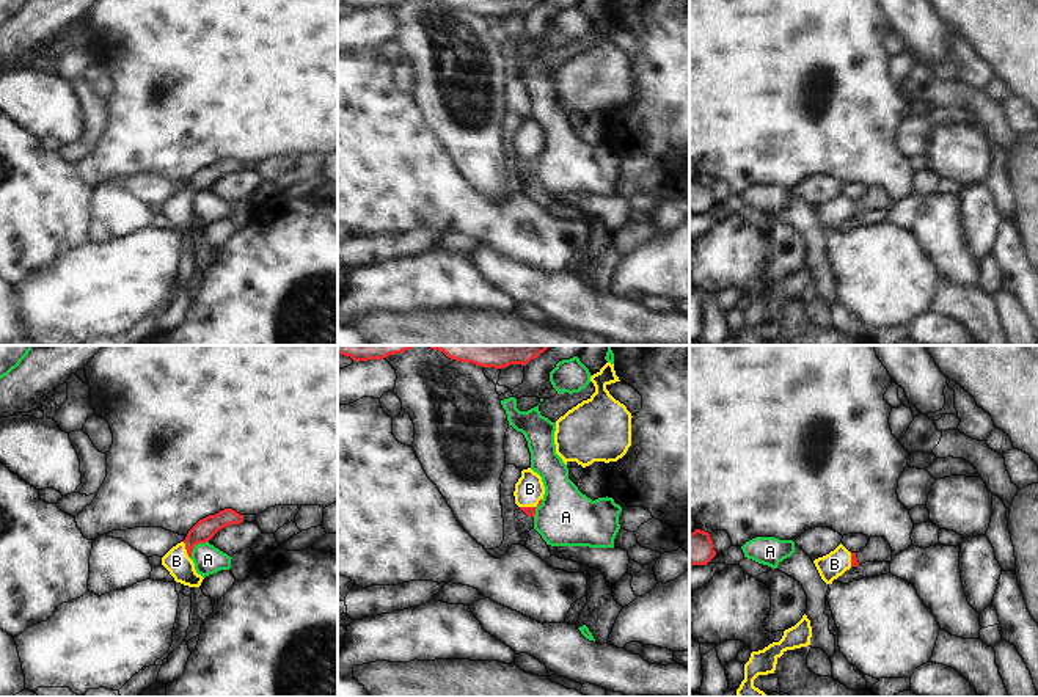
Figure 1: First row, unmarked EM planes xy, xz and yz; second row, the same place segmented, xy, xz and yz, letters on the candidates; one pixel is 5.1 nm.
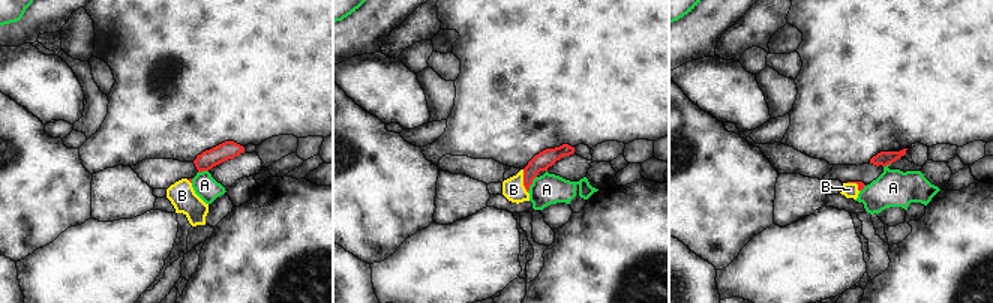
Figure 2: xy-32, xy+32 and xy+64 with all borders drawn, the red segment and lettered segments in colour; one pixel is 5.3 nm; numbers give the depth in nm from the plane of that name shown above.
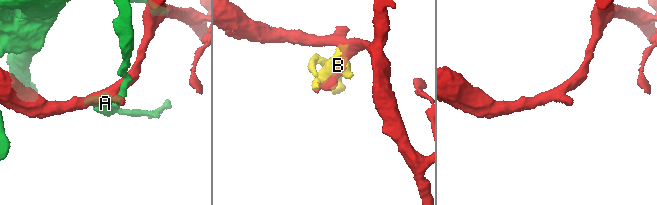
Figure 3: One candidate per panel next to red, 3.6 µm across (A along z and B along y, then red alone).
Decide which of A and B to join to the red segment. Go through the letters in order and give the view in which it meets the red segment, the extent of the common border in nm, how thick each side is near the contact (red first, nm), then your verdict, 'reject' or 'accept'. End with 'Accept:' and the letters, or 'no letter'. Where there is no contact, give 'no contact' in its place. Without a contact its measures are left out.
A: contact in xy; length 130 nm; calibres 110 and 150 nm; reject
B: contact in xy; length 90 nm; calibres 110 and 140 nm; accept
Accept: B

